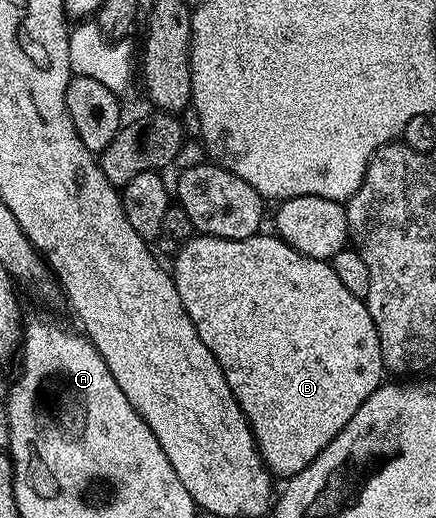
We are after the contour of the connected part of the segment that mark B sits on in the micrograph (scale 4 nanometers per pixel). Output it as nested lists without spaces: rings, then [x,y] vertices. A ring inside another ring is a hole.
[[[195,234],[190,237],[187,244],[181,245],[173,253],[174,268],[172,275],[176,294],[180,294],[180,302],[184,302],[184,310],[188,310],[188,318],[192,318],[192,326],[196,326],[196,334],[200,334],[200,342],[212,350],[216,362],[220,362],[220,370],[224,370],[224,378],[245,414],[246,421],[250,423],[250,429],[254,440],[258,443],[258,453],[262,455],[262,463],[275,477],[289,478],[300,474],[304,466],[308,466],[348,426],[352,414],[364,406],[364,402],[374,391],[379,388],[384,380],[384,365],[382,363],[382,351],[380,350],[380,338],[376,334],[376,326],[372,322],[372,314],[368,314],[366,301],[356,298],[336,278],[336,270],[332,270],[329,262],[308,258],[300,254],[292,246],[288,246],[277,234],[259,234],[249,236],[243,240],[229,240],[228,238],[216,238],[215,236],[203,236]]]

